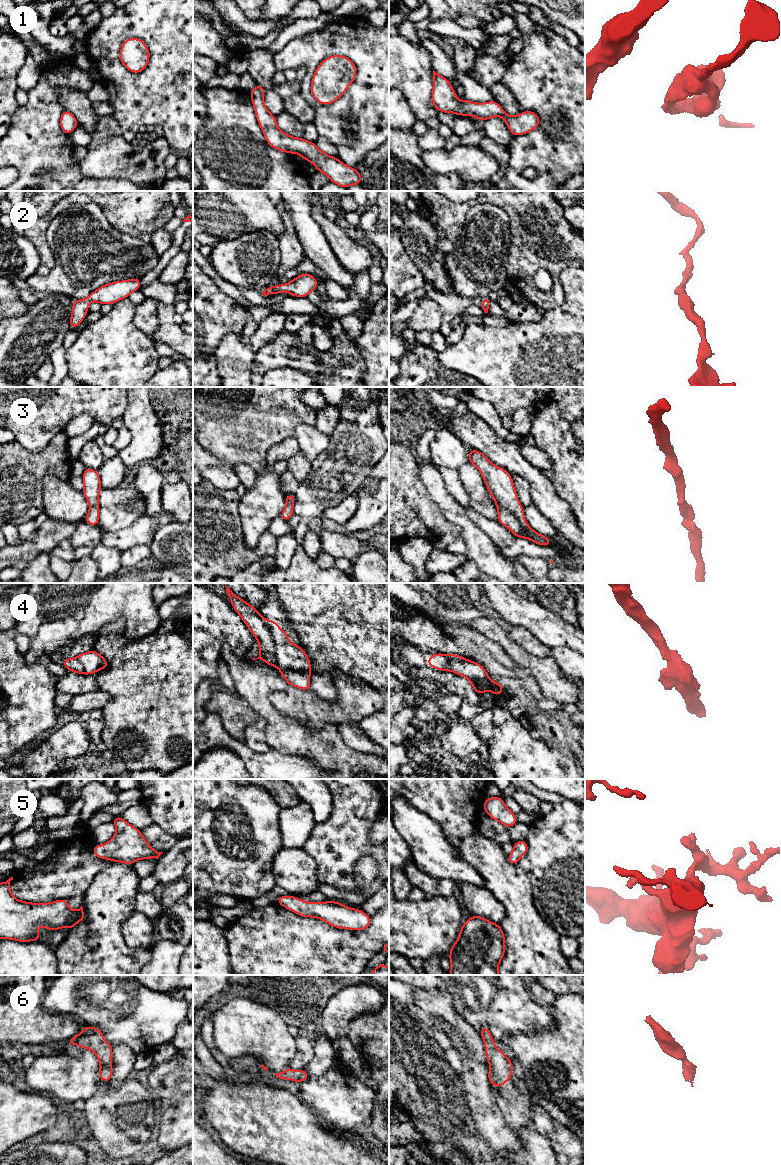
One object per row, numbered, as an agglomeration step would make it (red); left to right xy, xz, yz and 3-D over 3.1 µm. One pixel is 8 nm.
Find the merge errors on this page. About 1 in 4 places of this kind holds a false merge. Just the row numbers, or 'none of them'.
4

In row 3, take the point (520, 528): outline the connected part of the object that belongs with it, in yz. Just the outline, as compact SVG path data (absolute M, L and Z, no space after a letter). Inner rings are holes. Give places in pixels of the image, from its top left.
M475 449L469 451L468 461L479 469L489 494L496 500L497 520L516 538L528 538L538 545L551 546L549 538L536 533L525 521L524 509L518 500L512 476L505 469L492 464L483 453Z

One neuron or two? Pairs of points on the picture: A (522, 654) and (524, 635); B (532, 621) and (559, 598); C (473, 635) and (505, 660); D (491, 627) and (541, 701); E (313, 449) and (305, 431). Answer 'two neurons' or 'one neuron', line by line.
A: two neurons
B: two neurons
C: one neuron
D: two neurons
E: one neuron

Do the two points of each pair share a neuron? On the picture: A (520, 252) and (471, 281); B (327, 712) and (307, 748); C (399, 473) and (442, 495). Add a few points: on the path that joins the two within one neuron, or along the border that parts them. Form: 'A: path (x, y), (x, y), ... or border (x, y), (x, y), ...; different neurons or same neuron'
A: border (512, 242), (506, 264), (508, 282); different neurons
B: border (296, 719), (312, 728), (336, 726); different neurons
C: border (417, 464), (419, 478), (432, 500), (438, 506); different neurons

